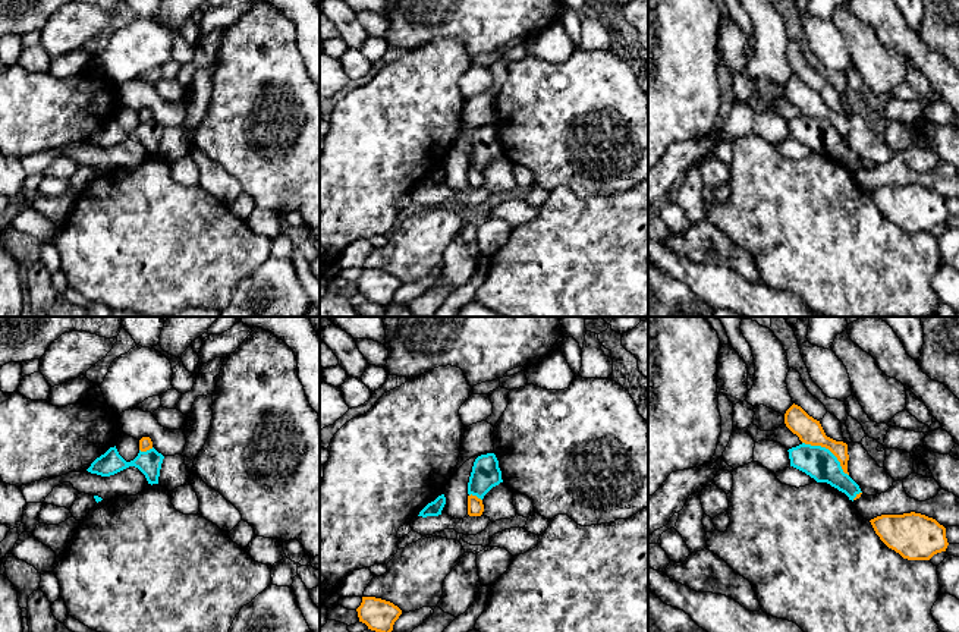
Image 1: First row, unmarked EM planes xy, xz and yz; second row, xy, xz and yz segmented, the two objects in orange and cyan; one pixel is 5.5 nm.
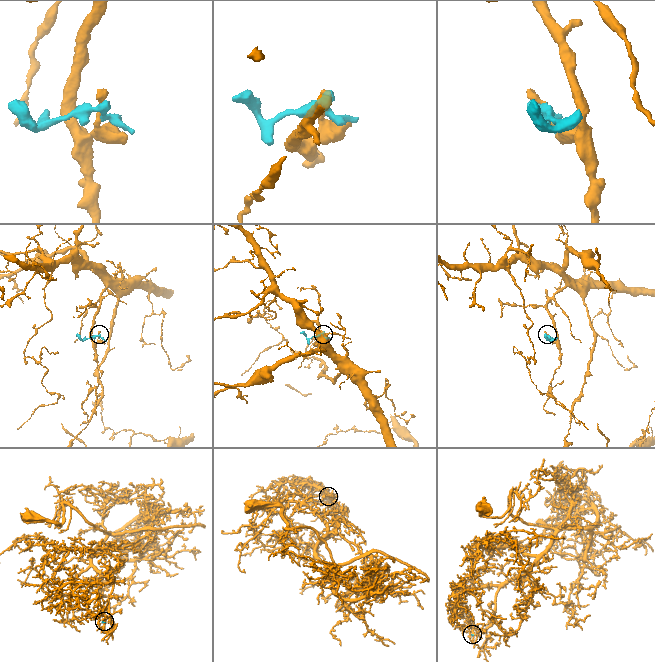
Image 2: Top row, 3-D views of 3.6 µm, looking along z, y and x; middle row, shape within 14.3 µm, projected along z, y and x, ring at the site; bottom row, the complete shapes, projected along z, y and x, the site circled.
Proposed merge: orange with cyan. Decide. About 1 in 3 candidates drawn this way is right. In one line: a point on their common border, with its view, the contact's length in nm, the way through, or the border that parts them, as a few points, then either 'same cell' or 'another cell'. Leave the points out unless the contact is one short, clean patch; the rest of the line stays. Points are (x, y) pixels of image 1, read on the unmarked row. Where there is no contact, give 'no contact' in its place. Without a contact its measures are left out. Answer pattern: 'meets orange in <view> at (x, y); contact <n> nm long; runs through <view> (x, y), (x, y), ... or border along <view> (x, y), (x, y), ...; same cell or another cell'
meets orange in yz at (829, 120); contact 320 nm long; border along yz (802, 113), (811, 118), (824, 118), (848, 147); another cell

